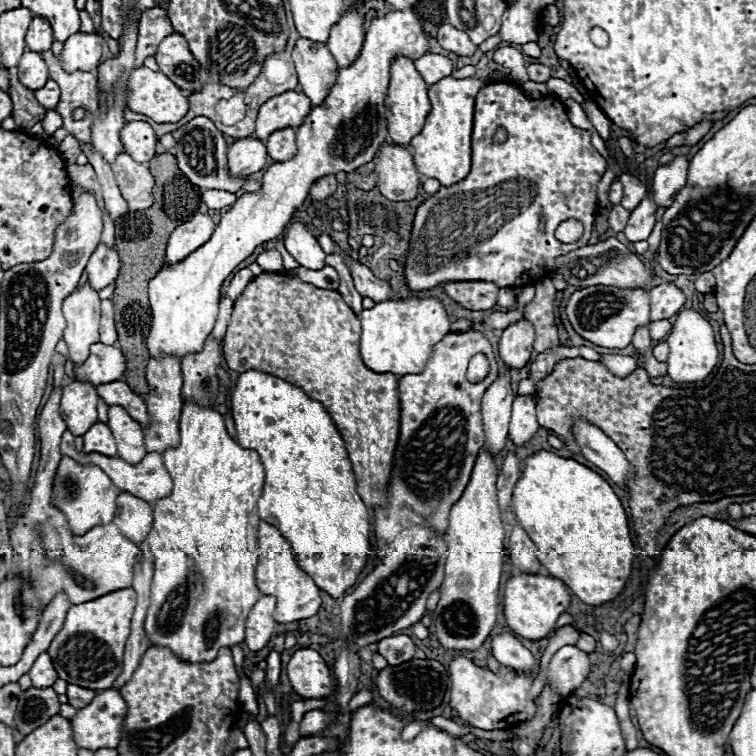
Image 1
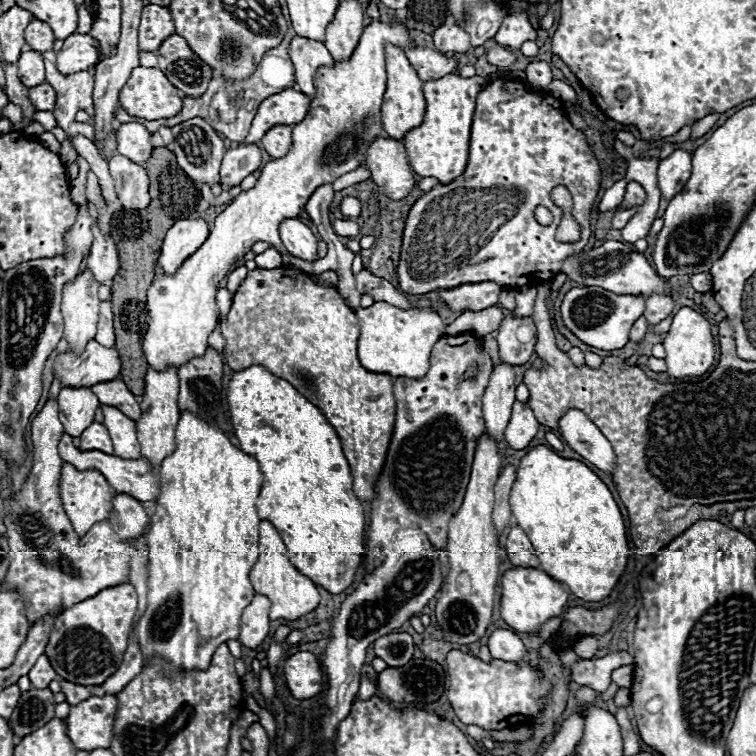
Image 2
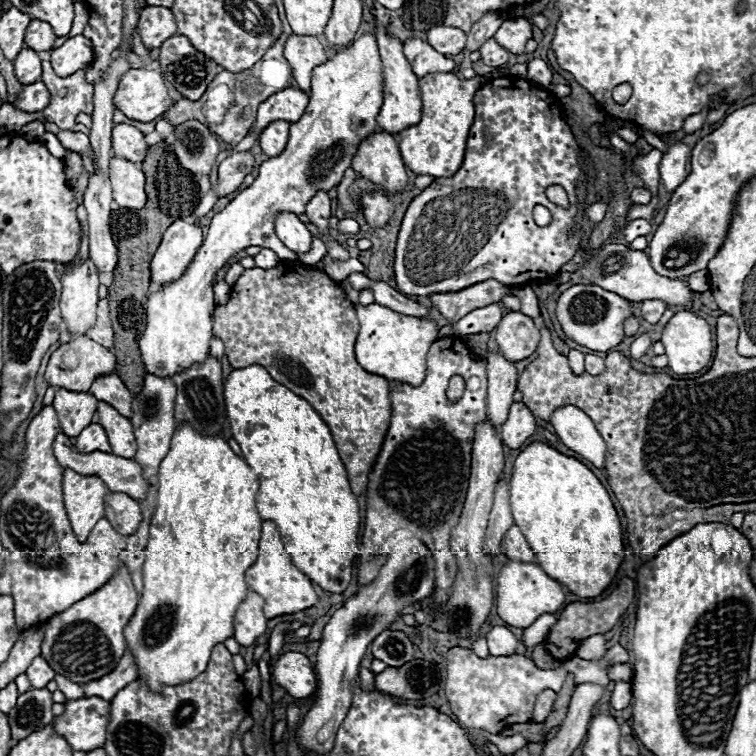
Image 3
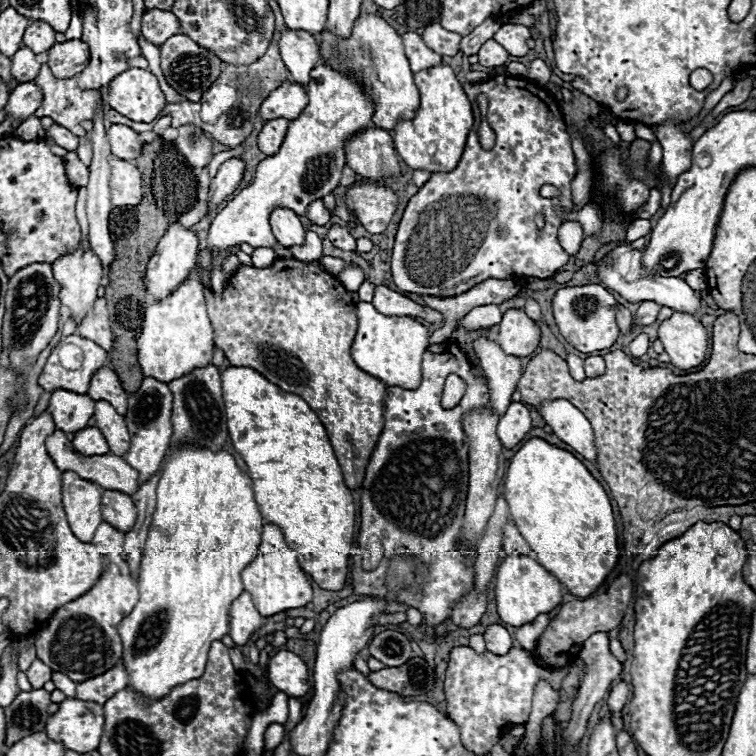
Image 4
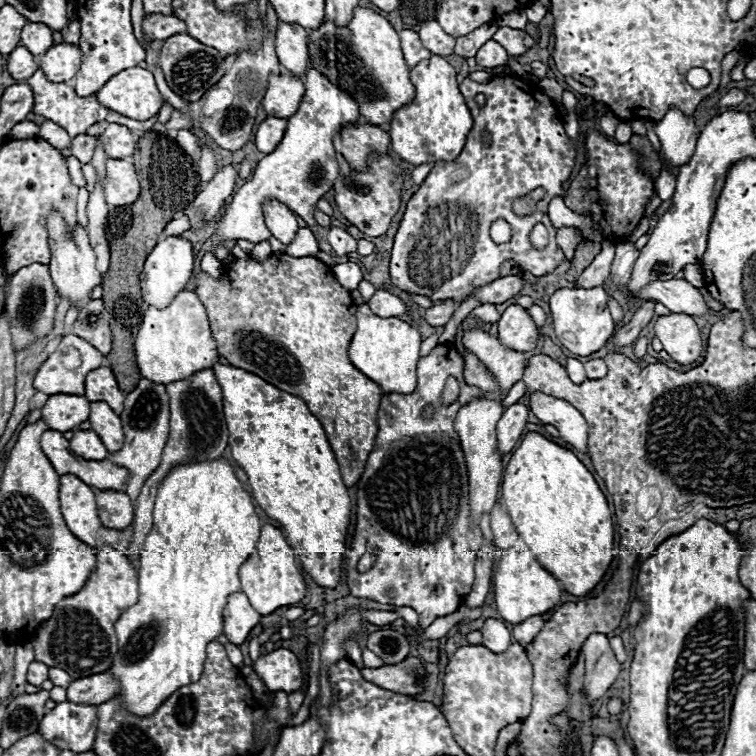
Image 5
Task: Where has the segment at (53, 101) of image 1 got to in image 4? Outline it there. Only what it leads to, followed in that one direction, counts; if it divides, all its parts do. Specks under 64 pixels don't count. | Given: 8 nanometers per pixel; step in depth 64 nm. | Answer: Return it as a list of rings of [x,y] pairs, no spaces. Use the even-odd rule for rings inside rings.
[[[24,82],[12,88],[6,110],[8,116],[12,118],[28,118],[40,108],[40,104],[42,104],[42,88],[34,82]]]

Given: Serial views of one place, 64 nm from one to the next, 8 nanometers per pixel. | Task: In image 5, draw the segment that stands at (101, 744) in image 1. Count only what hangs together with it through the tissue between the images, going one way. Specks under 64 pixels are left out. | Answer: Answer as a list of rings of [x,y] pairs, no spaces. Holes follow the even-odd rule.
[[[66,700],[44,716],[38,732],[60,750],[70,748],[72,752],[88,752],[94,746],[96,730],[96,706],[72,704]]]

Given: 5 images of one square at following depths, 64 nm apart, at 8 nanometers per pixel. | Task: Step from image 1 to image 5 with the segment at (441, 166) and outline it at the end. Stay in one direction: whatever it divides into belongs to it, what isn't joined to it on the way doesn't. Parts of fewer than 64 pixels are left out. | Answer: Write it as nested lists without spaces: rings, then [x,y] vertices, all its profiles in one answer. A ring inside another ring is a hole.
[[[432,56],[410,70],[410,80],[416,86],[416,98],[412,104],[400,108],[390,122],[392,150],[412,166],[454,162],[472,128],[470,110],[458,90],[456,70],[442,56]]]

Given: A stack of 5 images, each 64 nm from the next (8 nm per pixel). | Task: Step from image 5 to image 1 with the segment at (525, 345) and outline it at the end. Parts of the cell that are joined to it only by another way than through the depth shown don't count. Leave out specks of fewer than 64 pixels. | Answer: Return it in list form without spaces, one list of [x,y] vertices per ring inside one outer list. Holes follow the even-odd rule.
[[[520,320],[516,324],[510,324],[500,338],[500,358],[508,368],[524,368],[530,362],[532,356],[532,344],[534,344],[534,328],[530,322]]]

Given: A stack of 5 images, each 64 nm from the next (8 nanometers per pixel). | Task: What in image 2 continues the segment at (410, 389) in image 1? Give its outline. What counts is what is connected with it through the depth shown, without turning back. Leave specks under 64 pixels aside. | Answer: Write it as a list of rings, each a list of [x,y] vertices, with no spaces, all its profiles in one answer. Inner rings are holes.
[[[456,334],[444,336],[432,348],[430,370],[424,378],[396,378],[394,380],[394,396],[396,396],[396,426],[392,434],[392,442],[388,448],[384,470],[376,482],[376,500],[370,508],[370,530],[366,544],[366,572],[372,572],[384,560],[386,546],[394,540],[394,534],[402,528],[420,528],[426,532],[430,542],[436,548],[444,548],[448,536],[450,516],[462,504],[462,496],[468,486],[470,468],[478,438],[484,434],[484,416],[482,416],[482,396],[488,386],[490,374],[494,370],[492,358],[486,352],[484,344],[476,334]],[[472,362],[480,362],[482,370],[474,380],[460,380]]]

